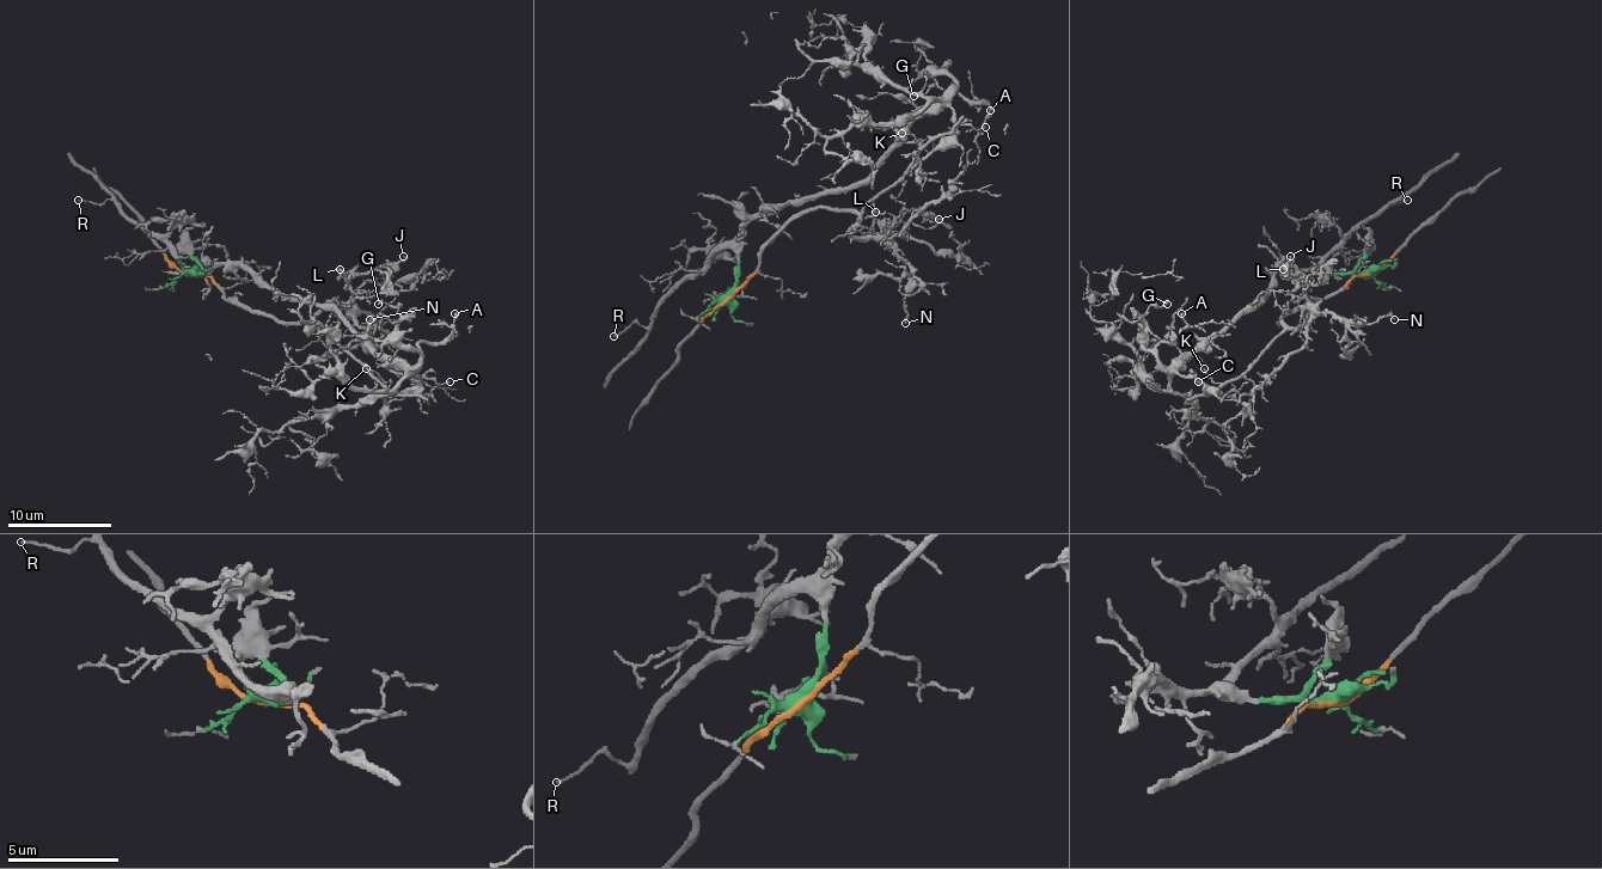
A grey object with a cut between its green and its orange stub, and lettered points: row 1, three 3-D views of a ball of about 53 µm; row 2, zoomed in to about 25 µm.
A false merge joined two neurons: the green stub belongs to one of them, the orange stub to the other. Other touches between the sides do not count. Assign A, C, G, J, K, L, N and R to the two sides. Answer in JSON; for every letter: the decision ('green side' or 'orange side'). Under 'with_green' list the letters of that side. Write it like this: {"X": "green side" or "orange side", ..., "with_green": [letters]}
{"A": "green side", "C": "green side", "G": "green side", "J": "orange side", "K": "orange side", "L": "orange side", "N": "orange side", "R": "green side", "with_green": ["A", "C", "G", "R"]}

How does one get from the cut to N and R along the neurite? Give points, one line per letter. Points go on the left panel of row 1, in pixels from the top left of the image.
N: (191, 274), (282, 323), (323, 328), (341, 310), (370, 320)
R: (191, 274), (201, 274), (185, 265), (111, 199), (96, 203), (77, 201)

